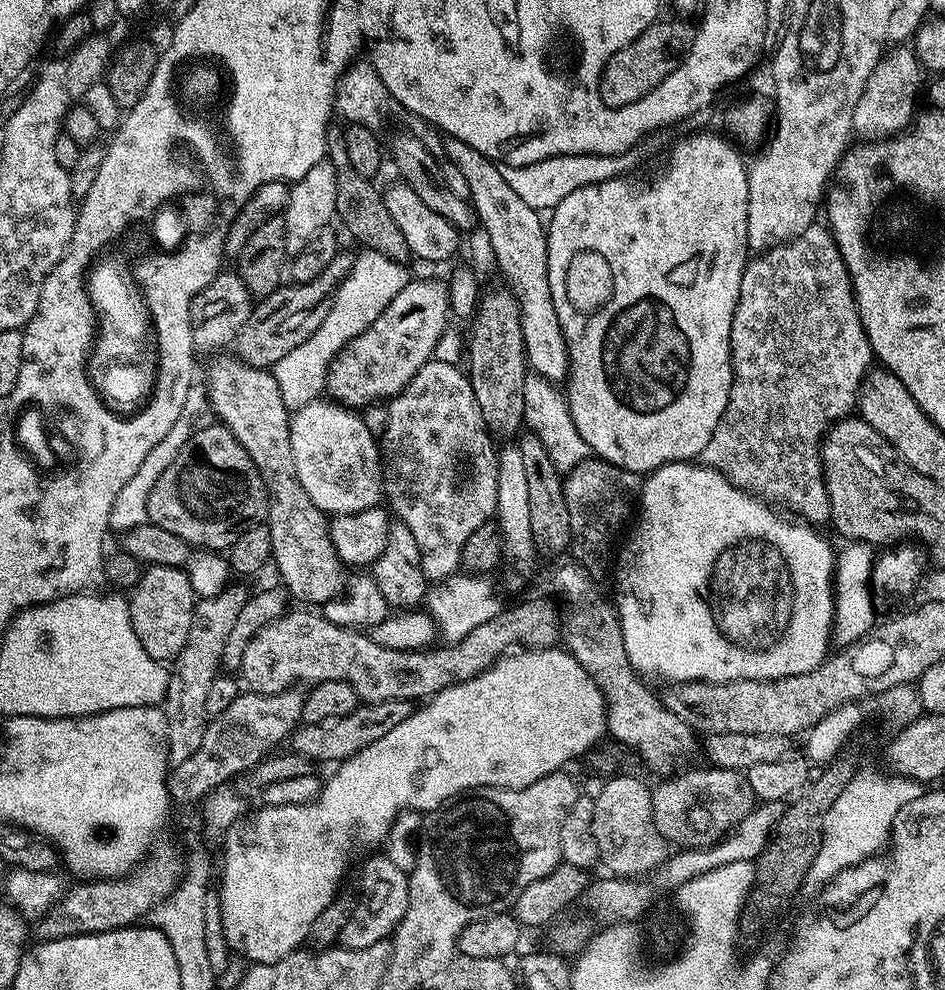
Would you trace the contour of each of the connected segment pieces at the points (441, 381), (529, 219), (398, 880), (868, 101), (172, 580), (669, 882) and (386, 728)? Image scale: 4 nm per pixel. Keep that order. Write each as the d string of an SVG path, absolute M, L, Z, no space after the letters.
M433 358L428 361L426 366L422 366L418 370L418 374L414 374L414 378L410 378L410 382L404 389L400 391L391 400L387 401L386 407L389 412L389 421L386 422L386 430L384 435L379 437L378 447L380 449L380 458L382 461L382 496L386 501L387 507L390 509L391 515L395 519L401 520L410 530L410 534L414 534L414 542L418 542L418 550L420 551L420 565L424 571L425 577L429 581L439 582L448 579L449 576L457 575L458 569L461 567L463 558L463 547L466 546L466 540L473 534L478 526L491 521L496 514L496 503L498 502L498 470L496 469L497 449L492 449L494 443L493 437L488 431L488 425L484 423L482 414L478 410L478 402L474 390L470 386L467 375L463 371L460 372L452 364L447 364L441 358Z
M453 136L443 142L447 163L457 167L470 186L468 200L476 211L479 227L490 234L495 267L500 267L503 283L516 295L529 369L546 380L563 381L568 374L568 347L558 322L558 310L554 310L554 298L550 294L548 234L545 221L540 221L541 213L513 191L513 187L499 174L496 161L478 154L474 146Z
M387 854L369 855L364 862L364 893L359 893L354 918L346 922L346 930L340 932L339 938L343 947L354 950L362 950L366 946L374 946L374 942L388 940L402 922L408 905L407 872L394 866Z
M889 47L874 66L870 78L866 78L862 98L858 98L858 106L854 106L853 133L865 141L875 142L899 136L905 131L913 123L918 111L918 97L922 92L920 72L922 73L920 59L911 47Z
M154 564L141 571L140 581L131 589L127 601L134 634L138 634L138 642L142 642L142 650L146 650L150 658L161 662L176 659L182 646L186 646L186 634L190 634L190 618L197 599L184 568Z
M785 801L760 802L751 810L745 811L744 817L738 827L722 837L716 844L709 848L686 848L669 855L655 873L654 879L664 888L675 890L681 888L690 878L698 878L708 874L710 870L718 870L718 866L727 866L729 862L755 862L766 851L771 842L773 832L779 826L779 820L784 814Z
M387 700L377 704L365 703L342 718L326 718L326 722L297 727L290 737L290 748L292 752L313 762L348 760L354 754L358 754L358 750L366 750L366 746L370 746L370 742L378 742L378 738L390 734L400 722L406 722L406 718L413 710L414 704L410 700Z

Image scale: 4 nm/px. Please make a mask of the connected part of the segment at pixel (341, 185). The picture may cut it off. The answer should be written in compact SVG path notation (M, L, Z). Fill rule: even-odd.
M332 126L328 129L328 142L326 145L326 158L334 166L336 171L336 214L339 223L344 223L344 228L357 240L361 249L369 252L377 252L394 262L407 265L410 253L406 246L406 238L402 230L398 230L394 218L390 218L390 210L386 210L381 189L372 185L369 177L358 174L354 166L350 166L350 154L346 154L346 142L344 141L344 128Z

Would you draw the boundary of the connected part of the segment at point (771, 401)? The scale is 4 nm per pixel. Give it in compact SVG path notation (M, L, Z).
M827 227L807 228L800 236L787 242L777 242L771 248L761 251L749 259L742 274L742 286L738 294L738 306L734 310L734 322L730 326L730 354L732 355L730 398L726 402L726 410L718 422L718 430L714 430L714 438L710 438L710 442L706 442L706 450L702 450L699 459L707 467L721 472L733 486L742 489L743 492L751 492L752 495L759 496L769 504L795 514L799 519L813 526L827 525L831 521L832 515L830 514L830 498L826 494L820 466L820 446L825 432L837 420L845 419L851 413L848 412L851 408L853 411L857 407L860 386L874 364L872 347L856 309L856 296L852 293L852 281L848 279L848 268L844 265L844 257L836 248L836 241L832 239L831 231Z

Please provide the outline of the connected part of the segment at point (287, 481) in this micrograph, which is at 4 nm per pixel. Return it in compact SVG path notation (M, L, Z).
M216 354L207 361L208 364L208 402L215 419L229 428L242 442L242 450L250 454L250 462L258 470L262 482L266 486L268 495L268 515L266 523L270 530L270 542L272 543L271 563L276 564L276 572L280 575L279 583L286 589L287 595L293 601L305 600L305 605L323 606L335 600L343 593L346 587L346 568L340 563L338 554L332 545L332 539L328 533L329 517L314 502L310 502L310 494L302 490L302 482L298 482L298 470L294 466L294 449L290 446L290 413L282 402L282 392L278 390L278 384L271 371L267 368L255 368L235 354Z

